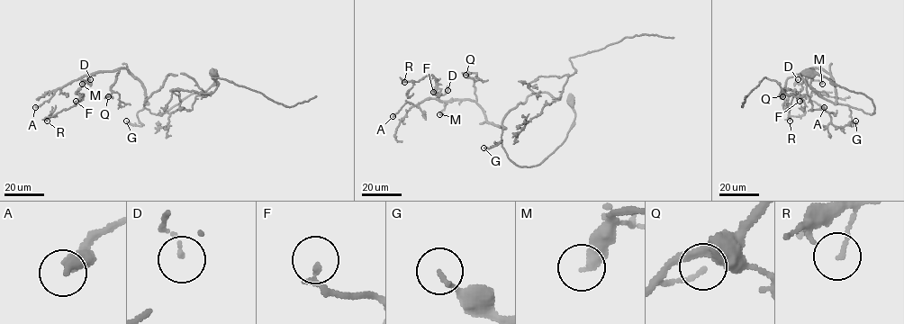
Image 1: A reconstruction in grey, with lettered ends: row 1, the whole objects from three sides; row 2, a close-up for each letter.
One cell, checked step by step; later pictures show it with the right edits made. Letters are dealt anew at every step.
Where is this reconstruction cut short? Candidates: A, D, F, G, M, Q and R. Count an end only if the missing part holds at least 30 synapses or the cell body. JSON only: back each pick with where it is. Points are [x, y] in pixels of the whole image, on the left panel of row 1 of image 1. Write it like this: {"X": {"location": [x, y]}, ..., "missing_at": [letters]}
{"missing_at": []}

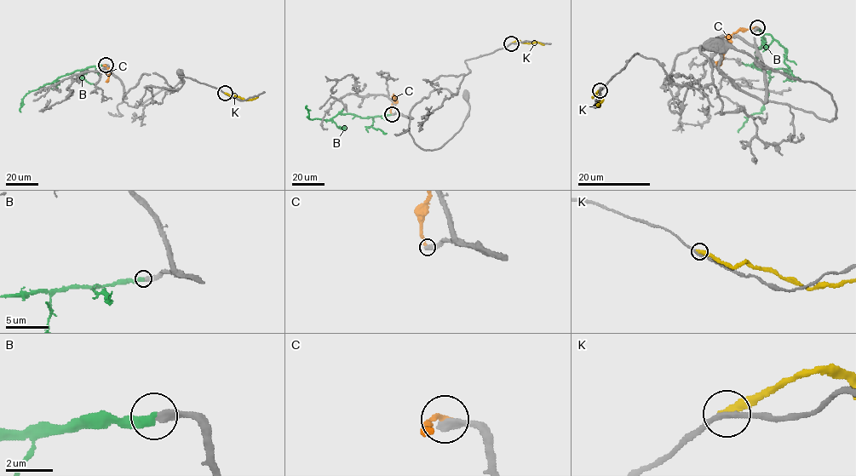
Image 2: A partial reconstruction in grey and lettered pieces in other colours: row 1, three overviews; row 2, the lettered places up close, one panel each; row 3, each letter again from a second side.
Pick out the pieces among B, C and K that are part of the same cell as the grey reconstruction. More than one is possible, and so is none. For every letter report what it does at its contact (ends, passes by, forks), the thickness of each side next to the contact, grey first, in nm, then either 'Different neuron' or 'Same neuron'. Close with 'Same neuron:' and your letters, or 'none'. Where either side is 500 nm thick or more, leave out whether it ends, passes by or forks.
B: It ends there. Thickness 400 nm (grey) against 400 nm. Same neuron
C: It ends there. Thickness 440 nm (grey) against 240 nm. Different neuron
K: It ends there. Thickness 240 nm (grey) against 400 nm. Different neuron
Same neuron: B

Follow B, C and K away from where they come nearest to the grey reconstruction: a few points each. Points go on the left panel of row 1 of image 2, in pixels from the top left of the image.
B: (105, 65), (76, 70), (27, 93), (21, 99), (20, 111)
C: (106, 65), (110, 71), (106, 82)
K: (225, 93), (245, 100), (258, 96)

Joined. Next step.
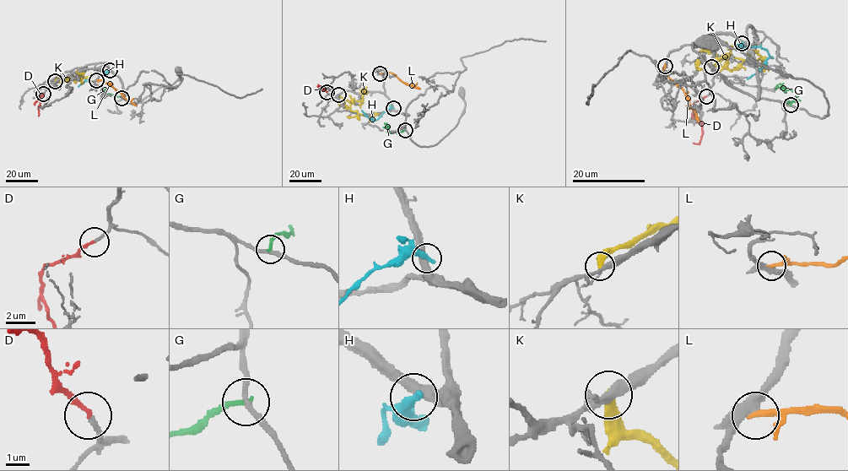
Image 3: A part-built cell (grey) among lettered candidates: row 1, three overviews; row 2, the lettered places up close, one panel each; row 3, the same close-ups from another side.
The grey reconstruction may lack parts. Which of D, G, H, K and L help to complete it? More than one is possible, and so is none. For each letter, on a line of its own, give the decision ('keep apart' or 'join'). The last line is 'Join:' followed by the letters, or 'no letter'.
D: join
G: keep apart
H: keep apart
K: keep apart
L: keep apart
Join: D

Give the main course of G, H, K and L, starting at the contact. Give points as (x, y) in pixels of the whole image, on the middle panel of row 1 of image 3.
G: (405, 130), (388, 132), (384, 123)
H: (393, 108), (387, 109), (375, 120), (369, 118), (362, 110)
K: (338, 94), (350, 103), (352, 110), (371, 117), (378, 114)
L: (380, 73), (392, 73), (403, 82), (420, 89)

